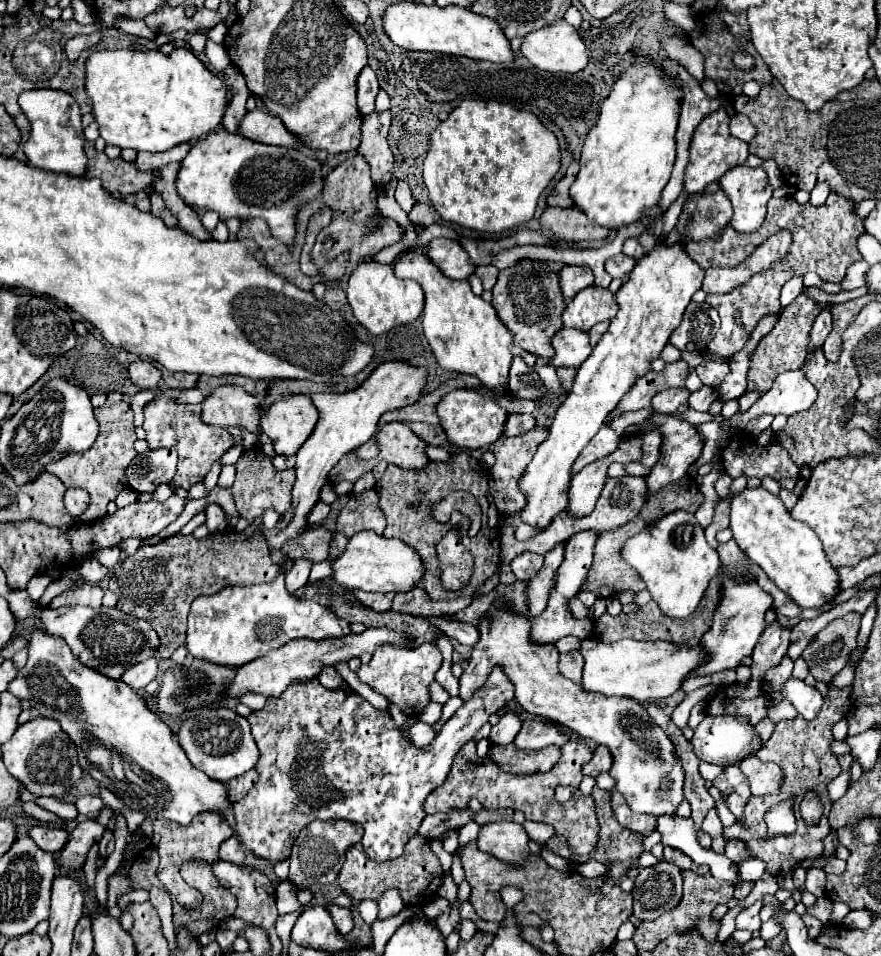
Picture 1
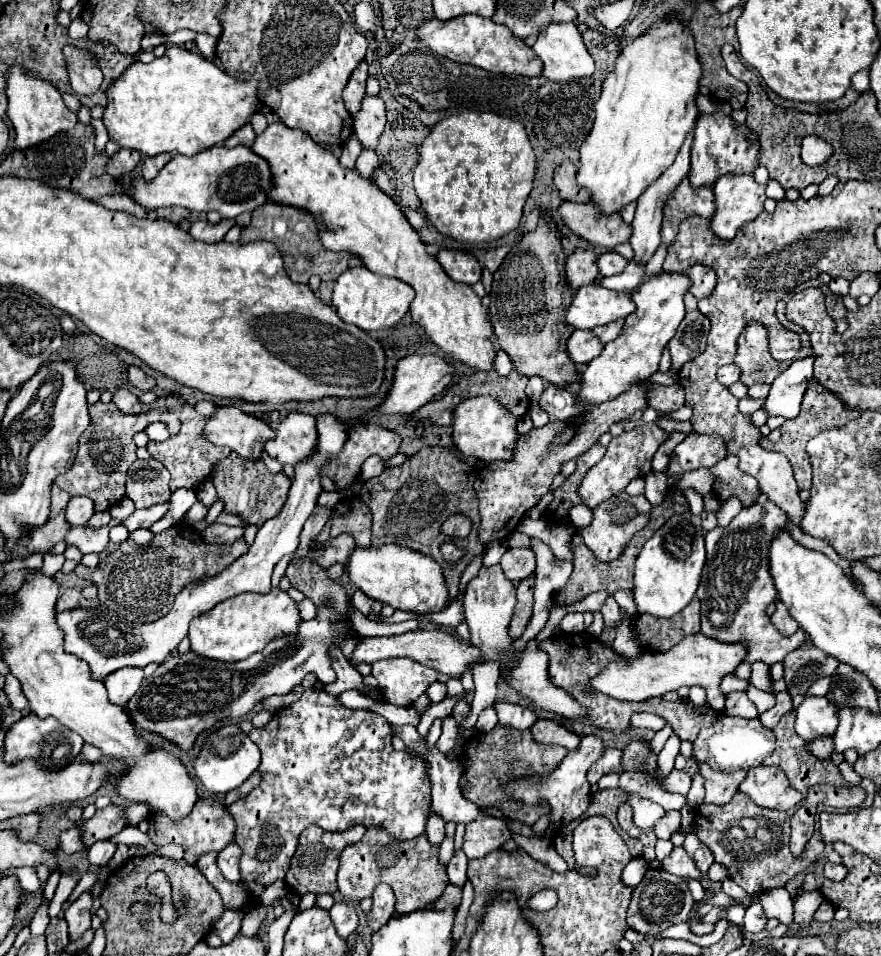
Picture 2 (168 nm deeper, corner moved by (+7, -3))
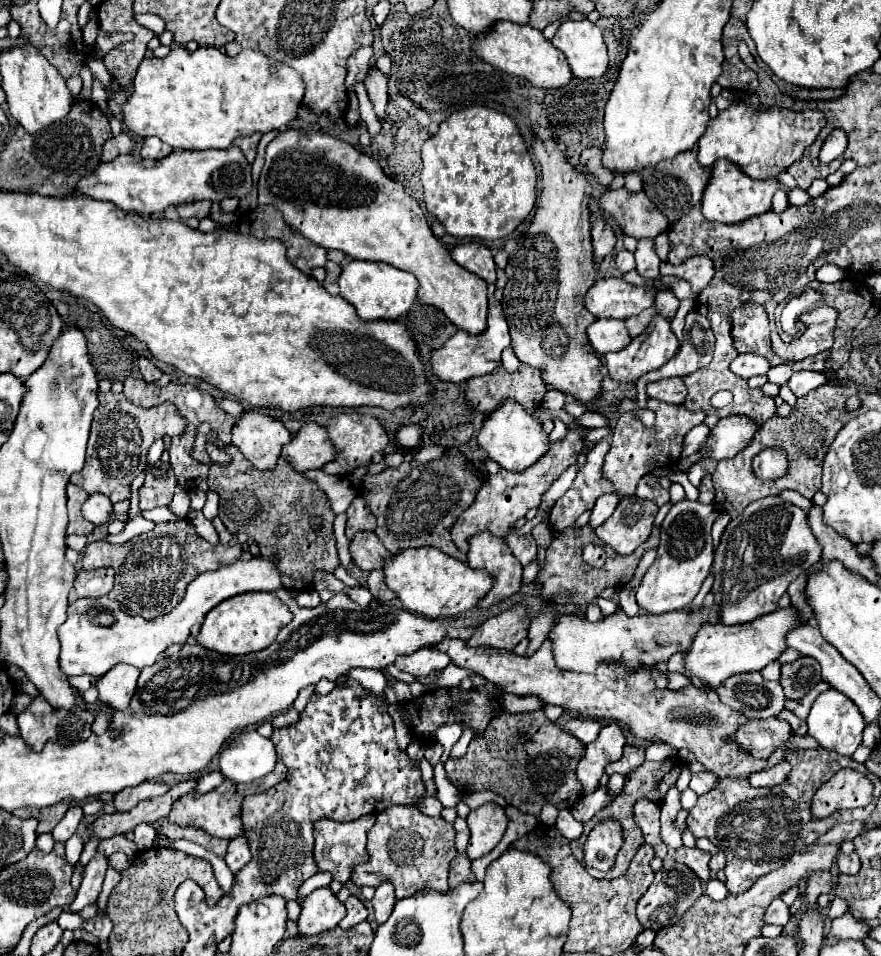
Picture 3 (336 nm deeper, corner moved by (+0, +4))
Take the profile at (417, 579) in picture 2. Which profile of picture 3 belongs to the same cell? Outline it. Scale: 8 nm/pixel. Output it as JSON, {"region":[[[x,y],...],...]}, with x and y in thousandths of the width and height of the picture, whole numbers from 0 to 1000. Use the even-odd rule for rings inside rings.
{"region":[[[460,573],[435,586],[435,603],[442,617],[451,621],[457,636],[482,646],[512,646],[523,644],[537,636],[544,626],[557,615],[560,607],[548,596],[537,596],[530,590],[489,573]]]}

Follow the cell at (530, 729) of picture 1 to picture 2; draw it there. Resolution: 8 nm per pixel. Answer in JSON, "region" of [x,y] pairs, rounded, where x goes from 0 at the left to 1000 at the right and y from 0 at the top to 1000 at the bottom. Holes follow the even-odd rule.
{"region":[[[613,752],[613,754],[608,754],[602,765],[604,765],[604,769],[606,769],[606,773],[608,773],[611,777],[638,779],[638,781],[642,781],[645,786],[649,786],[649,783],[654,783],[654,781],[658,779],[658,771],[656,771],[652,765],[638,760],[638,758],[631,756],[631,754],[624,754],[624,752]]]}

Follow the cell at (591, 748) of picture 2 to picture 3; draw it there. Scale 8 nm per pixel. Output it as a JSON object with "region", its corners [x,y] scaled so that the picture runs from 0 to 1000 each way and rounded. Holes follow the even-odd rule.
{"region":[[[689,757],[682,762],[675,776],[664,780],[664,789],[655,799],[655,816],[662,822],[662,833],[671,831],[678,824],[678,818],[684,810],[684,803],[703,795],[709,780],[709,770],[703,757]]]}

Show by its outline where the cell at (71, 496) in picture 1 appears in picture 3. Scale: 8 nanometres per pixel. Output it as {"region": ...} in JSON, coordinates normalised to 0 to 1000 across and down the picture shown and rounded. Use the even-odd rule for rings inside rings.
{"region":[[[103,517],[99,521],[99,525],[94,527],[92,536],[94,536],[94,542],[106,546],[108,550],[112,548],[119,548],[126,544],[126,523],[121,523],[121,519],[117,517]]]}

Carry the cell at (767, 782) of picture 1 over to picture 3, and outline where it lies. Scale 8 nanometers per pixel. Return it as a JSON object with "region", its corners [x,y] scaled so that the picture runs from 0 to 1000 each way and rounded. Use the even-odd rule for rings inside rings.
{"region":[[[886,795],[877,803],[871,803],[871,805],[864,805],[864,808],[852,810],[850,812],[850,818],[852,818],[852,822],[859,822],[859,824],[866,824],[866,822],[868,824],[877,824],[877,822],[886,820],[893,814],[896,805],[898,805],[898,799],[893,795]]]}

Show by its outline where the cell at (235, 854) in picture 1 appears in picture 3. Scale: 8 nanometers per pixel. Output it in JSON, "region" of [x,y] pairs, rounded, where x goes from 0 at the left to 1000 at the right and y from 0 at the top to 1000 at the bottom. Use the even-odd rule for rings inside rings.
{"region":[[[267,874],[260,881],[260,889],[258,889],[255,902],[258,902],[258,906],[260,906],[260,910],[264,914],[269,914],[280,902],[285,902],[285,891],[283,891],[283,883],[280,883],[278,874]]]}

